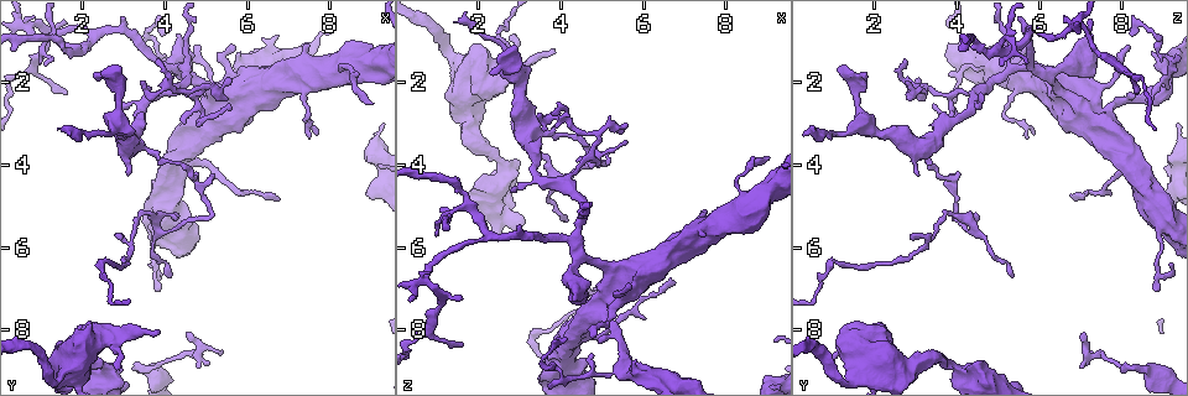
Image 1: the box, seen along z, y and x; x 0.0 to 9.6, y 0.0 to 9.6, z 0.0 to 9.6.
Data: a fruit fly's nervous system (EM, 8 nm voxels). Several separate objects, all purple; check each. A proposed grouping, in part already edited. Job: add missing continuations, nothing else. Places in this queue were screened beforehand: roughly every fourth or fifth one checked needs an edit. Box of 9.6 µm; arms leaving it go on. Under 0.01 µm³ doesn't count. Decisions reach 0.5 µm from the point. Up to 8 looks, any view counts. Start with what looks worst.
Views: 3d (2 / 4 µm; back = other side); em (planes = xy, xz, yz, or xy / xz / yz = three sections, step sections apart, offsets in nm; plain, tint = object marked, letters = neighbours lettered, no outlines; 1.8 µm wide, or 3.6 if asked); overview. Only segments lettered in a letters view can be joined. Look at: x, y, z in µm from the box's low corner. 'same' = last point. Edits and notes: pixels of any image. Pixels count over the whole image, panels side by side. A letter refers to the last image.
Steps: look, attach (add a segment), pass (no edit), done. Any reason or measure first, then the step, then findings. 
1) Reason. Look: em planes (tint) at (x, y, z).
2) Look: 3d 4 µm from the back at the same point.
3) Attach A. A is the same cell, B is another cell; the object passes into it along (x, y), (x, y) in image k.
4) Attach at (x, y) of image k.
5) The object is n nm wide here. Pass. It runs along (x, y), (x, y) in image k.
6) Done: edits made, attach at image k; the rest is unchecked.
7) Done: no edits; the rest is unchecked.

Thick turns thin. Look: em yz step 4 (tint) at (4.15, 2.25, 4.55).

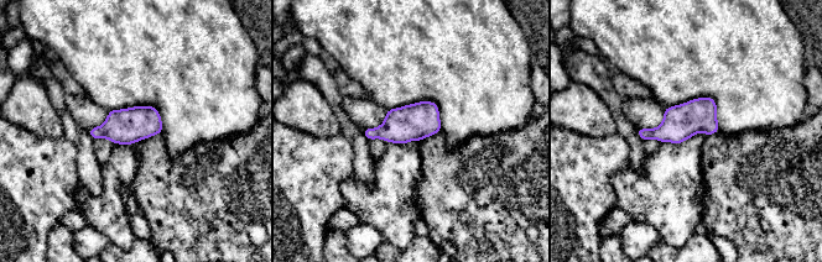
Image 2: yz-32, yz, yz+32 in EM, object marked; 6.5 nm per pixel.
Cut it another way. Look: em planes (letters) at the same point.

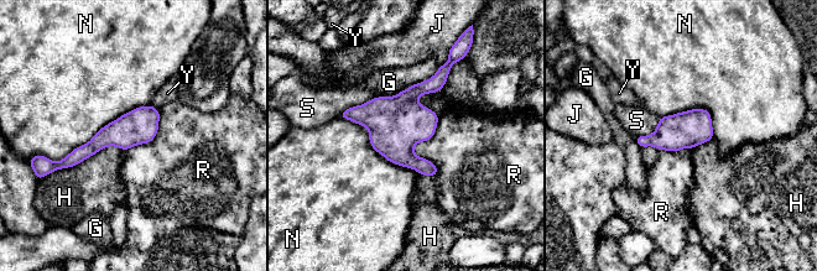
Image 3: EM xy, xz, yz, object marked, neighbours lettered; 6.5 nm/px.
The object is 220 nm wide here. Pass. G, H, J, N, R, S and Y are other cells; it runs along (156, 113), (61, 165) in image 3; no lettered segment goes on from it.

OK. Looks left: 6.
Tapers out. Look: em yz step 8 (tint) at (3.85, 8.05, 1.25).

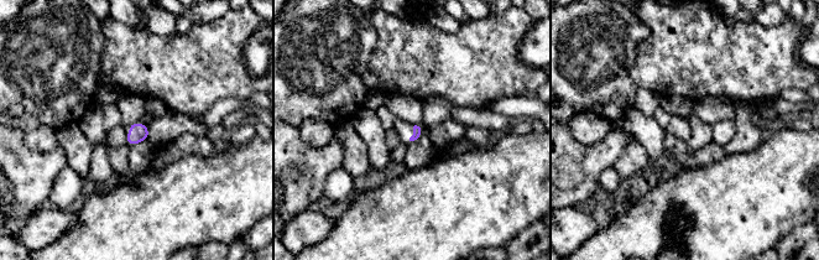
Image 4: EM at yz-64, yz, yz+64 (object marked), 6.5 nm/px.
Look: em planes (letters) at the same point.

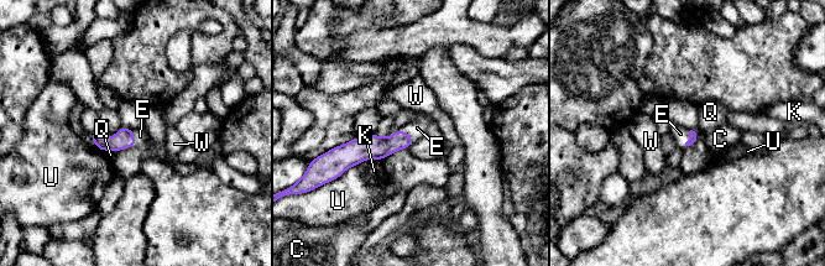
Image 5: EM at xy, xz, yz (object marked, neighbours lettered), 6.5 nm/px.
The longest contact is with U, 220 nm. Attach at (140, 136) of image 5. E is the same cell, C, K, Q, U and W are other cells; the object passes into it along (124, 139), (132, 137), (140, 136) in image 5; the neuron continues.

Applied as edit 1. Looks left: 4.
Thin neck. Look: em planes (letters) at (8.45, 1.65, 4.25).

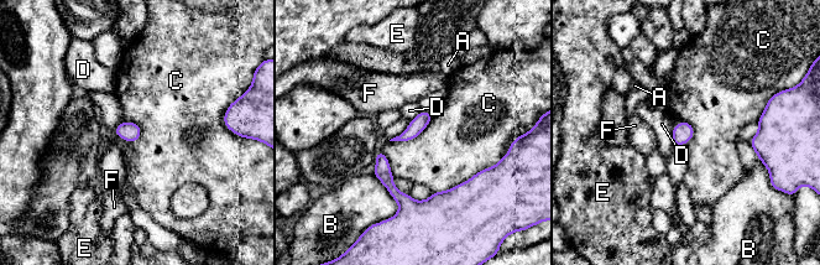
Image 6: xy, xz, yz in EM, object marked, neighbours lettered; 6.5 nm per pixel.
The object is 100 nm wide here. Pass. A, B, C, D, E and F are other cells; a border runs along (495, 164), (447, 190), (433, 193) in image 6; none of them fits.

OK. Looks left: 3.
Done: edits made, attach at image 5; the rest is unchecked.

